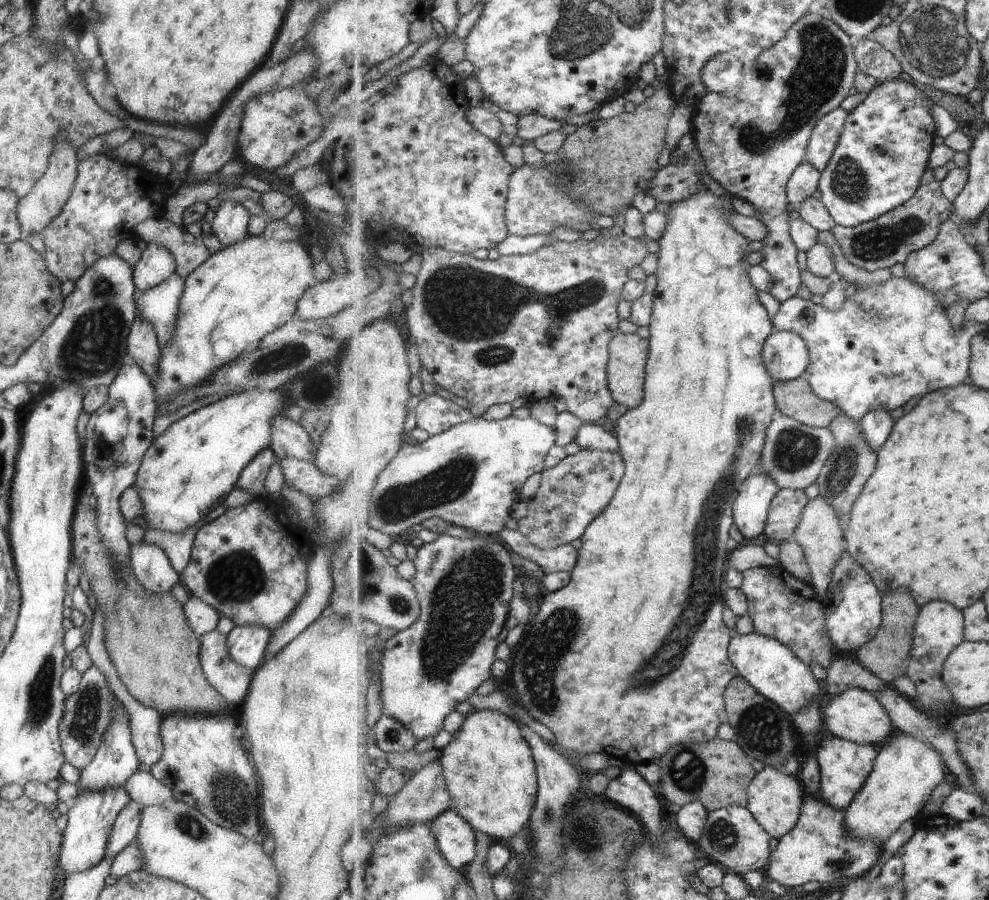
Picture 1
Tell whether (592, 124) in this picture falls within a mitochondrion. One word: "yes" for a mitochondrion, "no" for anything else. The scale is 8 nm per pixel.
no

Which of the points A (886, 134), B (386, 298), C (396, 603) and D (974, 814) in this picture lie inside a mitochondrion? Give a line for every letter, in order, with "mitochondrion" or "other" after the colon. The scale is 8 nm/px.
A: other
B: other
C: mitochondrion
D: other

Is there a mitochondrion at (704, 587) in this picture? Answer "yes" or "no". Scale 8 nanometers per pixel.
yes

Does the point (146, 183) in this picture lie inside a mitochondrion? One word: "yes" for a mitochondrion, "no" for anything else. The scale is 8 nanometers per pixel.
no

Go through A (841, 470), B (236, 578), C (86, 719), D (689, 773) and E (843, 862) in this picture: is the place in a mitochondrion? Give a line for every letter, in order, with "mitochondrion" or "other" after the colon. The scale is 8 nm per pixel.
A: mitochondrion
B: mitochondrion
C: mitochondrion
D: mitochondrion
E: mitochondrion

